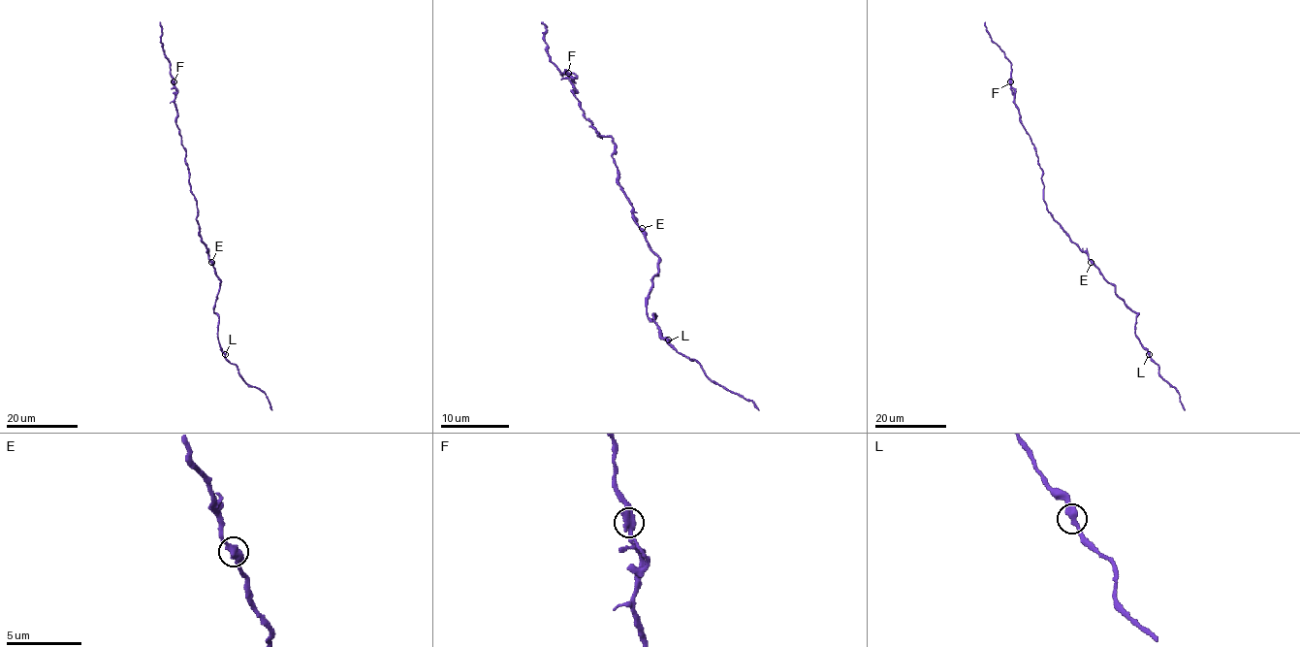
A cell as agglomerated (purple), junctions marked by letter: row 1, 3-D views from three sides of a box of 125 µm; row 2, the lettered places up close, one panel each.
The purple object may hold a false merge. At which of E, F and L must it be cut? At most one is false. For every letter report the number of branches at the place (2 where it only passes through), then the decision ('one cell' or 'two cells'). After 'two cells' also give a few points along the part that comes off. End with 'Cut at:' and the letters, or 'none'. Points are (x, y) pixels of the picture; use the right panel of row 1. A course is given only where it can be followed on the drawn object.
E: branches 2; one cell
F: branches 2; two cells; course (1010, 81), (1012, 93)
L: branches 2; one cell
Cut at: F

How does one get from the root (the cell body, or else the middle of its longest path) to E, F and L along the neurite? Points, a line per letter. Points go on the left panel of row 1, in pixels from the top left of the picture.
E: (200, 235), (211, 262)
F: (200, 235), (197, 201), (190, 190), (185, 159), (186, 148), (175, 124), (174, 81)
L: (200, 235), (220, 280), (214, 311), (218, 317), (218, 341), (225, 354)

